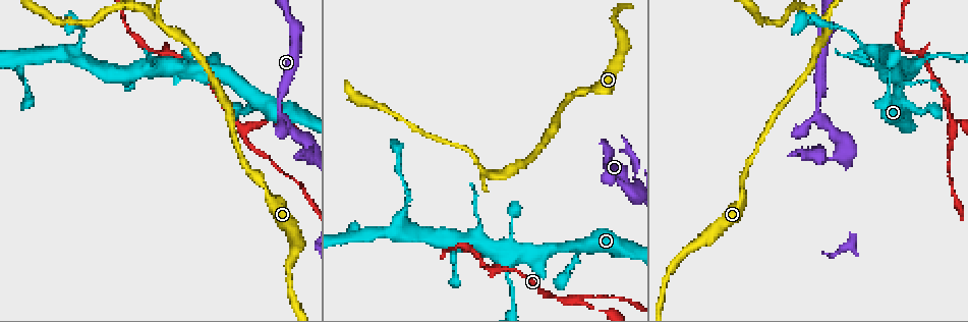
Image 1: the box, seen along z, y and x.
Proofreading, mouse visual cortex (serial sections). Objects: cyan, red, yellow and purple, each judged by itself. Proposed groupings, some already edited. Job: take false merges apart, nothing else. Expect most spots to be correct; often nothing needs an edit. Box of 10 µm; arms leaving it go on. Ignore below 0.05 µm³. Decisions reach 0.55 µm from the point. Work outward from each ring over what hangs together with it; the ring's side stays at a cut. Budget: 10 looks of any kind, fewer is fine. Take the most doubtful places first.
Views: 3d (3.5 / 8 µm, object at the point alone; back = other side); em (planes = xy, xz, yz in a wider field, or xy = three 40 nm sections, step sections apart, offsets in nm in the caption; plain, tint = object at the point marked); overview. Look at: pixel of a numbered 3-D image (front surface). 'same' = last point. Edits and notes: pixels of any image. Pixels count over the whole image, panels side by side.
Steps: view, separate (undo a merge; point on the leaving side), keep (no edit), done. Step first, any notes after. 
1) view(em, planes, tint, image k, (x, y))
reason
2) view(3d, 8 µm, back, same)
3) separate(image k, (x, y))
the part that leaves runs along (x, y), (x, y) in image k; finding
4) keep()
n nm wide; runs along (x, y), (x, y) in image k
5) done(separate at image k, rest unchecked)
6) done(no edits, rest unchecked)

view(3d, 3.5 µm, back, image 1, (243, 126))
two arms in line, one across

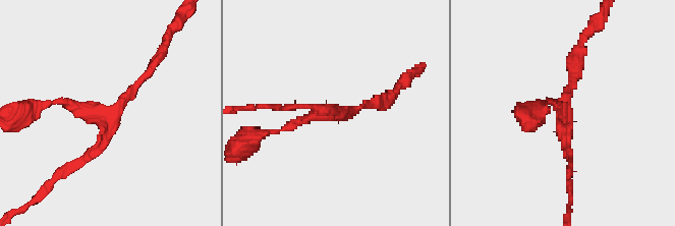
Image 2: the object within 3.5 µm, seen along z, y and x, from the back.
view(em, planes, tint, image 2, (113, 113))
3 arms; arms of 150, 150, 150 nm; shape alone is not enough

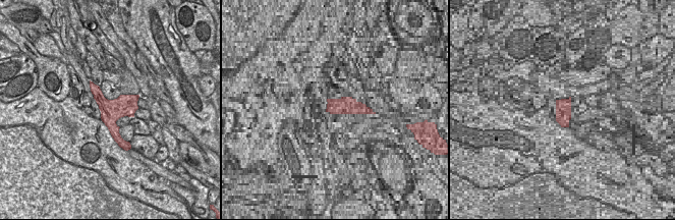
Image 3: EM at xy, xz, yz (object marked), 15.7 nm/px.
keep()
continuous, no second cell

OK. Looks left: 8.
view(3d, 8 µm, image 1, (281, 114))
thick turns thin

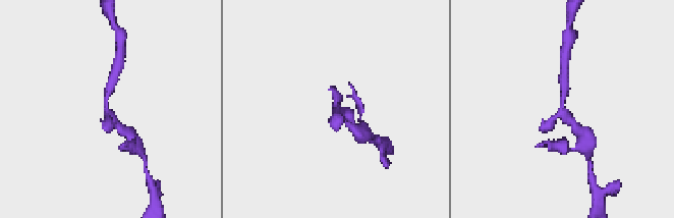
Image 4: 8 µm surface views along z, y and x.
view(3d, 3.5 µm, same)
closer look

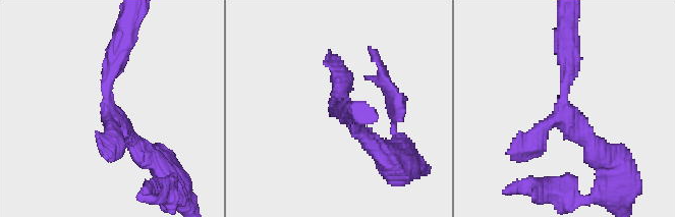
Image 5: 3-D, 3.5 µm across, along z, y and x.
keep()
runs along (569, 47), (563, 113), (603, 157) in image 5; all the same cell

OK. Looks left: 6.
view(3d, 3.5 µm, image 1, (486, 175))
a fork

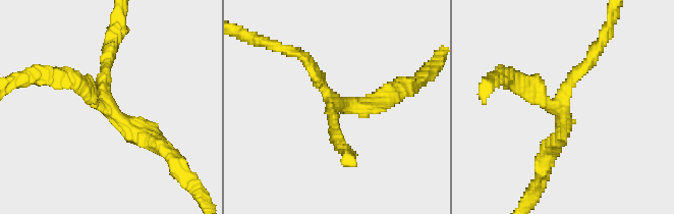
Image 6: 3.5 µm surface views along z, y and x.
view(em, planes, tint, image 6, (336, 103))
3 arms; arms of 150, 200, 250 nm

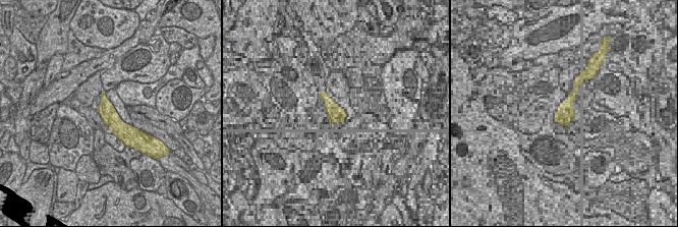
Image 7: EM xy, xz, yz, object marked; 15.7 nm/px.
keep()
runs along (162, 148), (93, 101), (74, 78) in image 6; all the same cell

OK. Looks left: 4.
view(3d, 8 µm, image 1, (508, 261))
thick turns thin

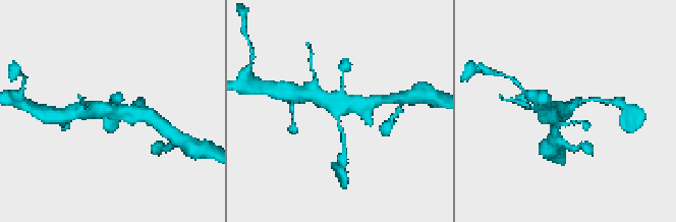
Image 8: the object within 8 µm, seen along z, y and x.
view(em, xy, step 3, tint, same)
4 arms; arms of 150, 150, 500, 600 nm

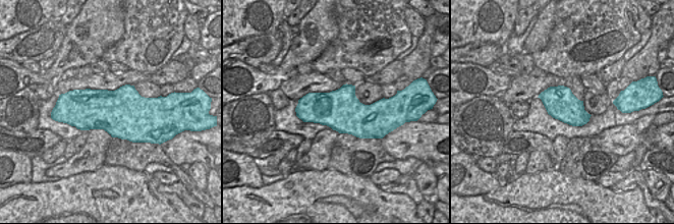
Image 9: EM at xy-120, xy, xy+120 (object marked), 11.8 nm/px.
keep()
runs along (372, 102), (335, 104), (315, 94) in image 8; one cell here

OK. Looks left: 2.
done(no edits, rest unchecked)

